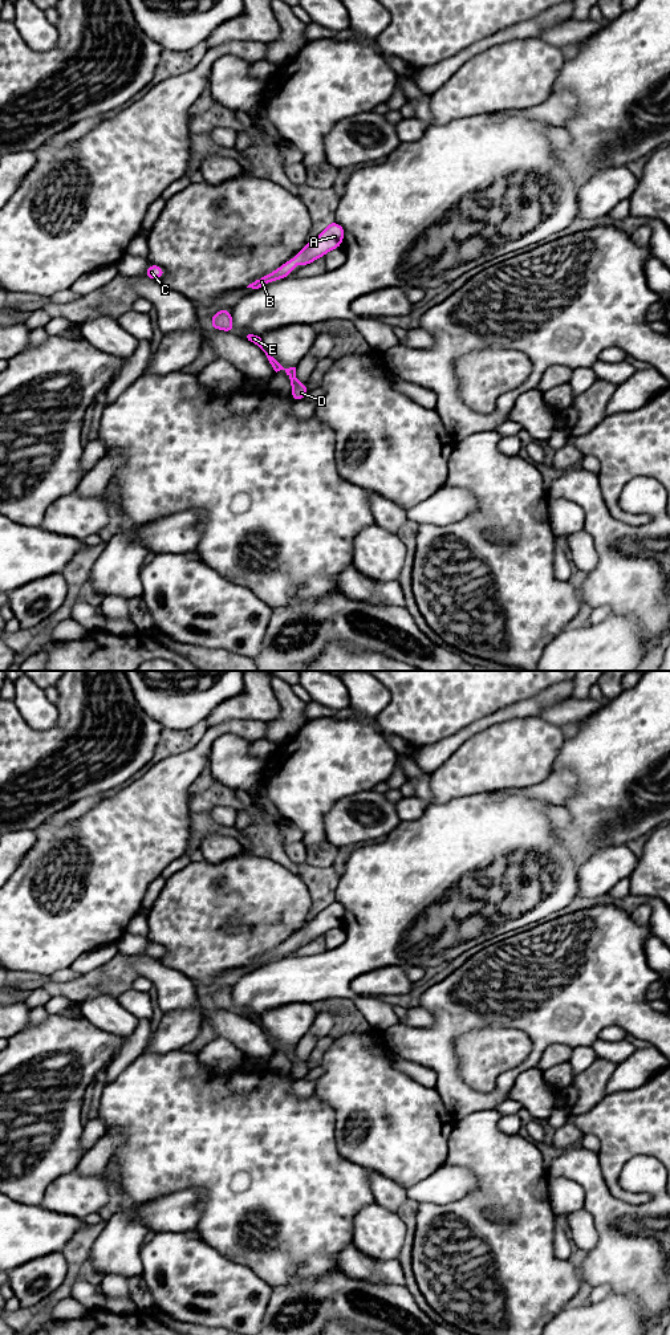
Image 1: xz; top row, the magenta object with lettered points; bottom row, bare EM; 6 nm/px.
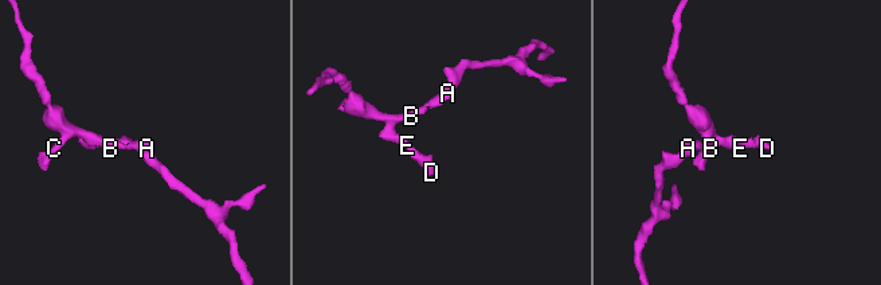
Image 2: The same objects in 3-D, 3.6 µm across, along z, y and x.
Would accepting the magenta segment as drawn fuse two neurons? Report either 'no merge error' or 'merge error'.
no merge error

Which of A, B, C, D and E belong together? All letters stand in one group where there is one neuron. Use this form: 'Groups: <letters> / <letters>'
Groups: A B C D E

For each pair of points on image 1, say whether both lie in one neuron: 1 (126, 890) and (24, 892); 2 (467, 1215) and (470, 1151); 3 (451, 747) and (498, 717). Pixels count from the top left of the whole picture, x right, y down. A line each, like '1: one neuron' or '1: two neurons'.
1: one neuron
2: one neuron
3: one neuron

